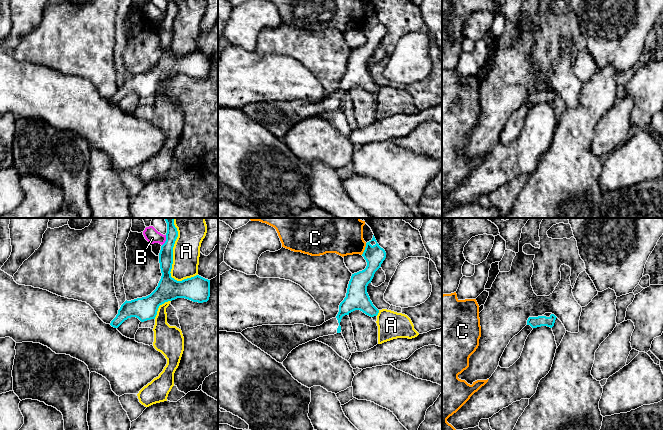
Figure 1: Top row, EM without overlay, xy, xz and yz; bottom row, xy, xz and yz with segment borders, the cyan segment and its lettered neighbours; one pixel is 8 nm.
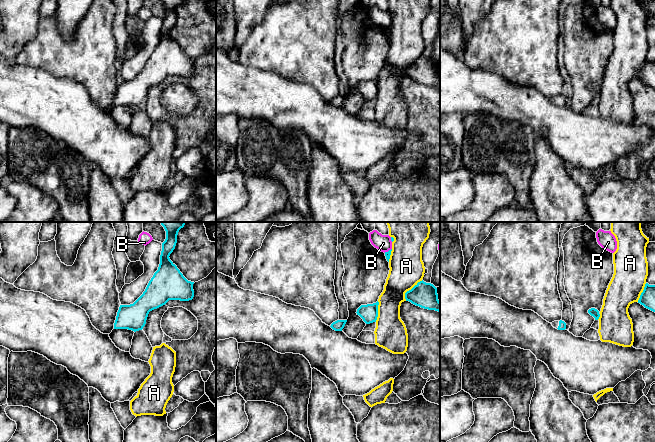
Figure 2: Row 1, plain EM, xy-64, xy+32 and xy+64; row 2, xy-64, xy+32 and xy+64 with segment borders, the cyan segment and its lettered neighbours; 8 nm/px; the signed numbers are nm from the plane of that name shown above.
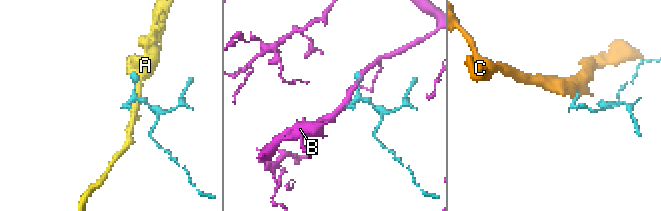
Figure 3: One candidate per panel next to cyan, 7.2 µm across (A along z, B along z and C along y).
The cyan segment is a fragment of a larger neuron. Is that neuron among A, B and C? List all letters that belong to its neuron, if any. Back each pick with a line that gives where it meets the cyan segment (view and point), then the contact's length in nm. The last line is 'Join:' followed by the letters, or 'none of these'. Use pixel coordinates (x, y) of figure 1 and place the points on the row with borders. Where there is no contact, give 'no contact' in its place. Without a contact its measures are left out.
Join: none of these

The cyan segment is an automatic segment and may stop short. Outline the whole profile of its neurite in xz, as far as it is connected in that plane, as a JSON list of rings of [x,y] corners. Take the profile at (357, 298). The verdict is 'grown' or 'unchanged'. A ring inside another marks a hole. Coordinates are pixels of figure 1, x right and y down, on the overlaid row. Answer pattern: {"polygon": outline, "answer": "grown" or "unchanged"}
{"polygon": [[[373,235],[372,240],[366,243],[362,256],[366,260],[367,266],[364,270],[352,274],[346,297],[340,303],[339,312],[335,318],[316,327],[304,324],[262,325],[247,328],[241,334],[277,362],[283,363],[288,354],[299,345],[319,337],[340,333],[340,322],[343,316],[349,315],[355,310],[360,310],[370,317],[377,316],[379,310],[370,300],[367,286],[385,260],[386,252],[379,246]]], "answer": "grown"}

